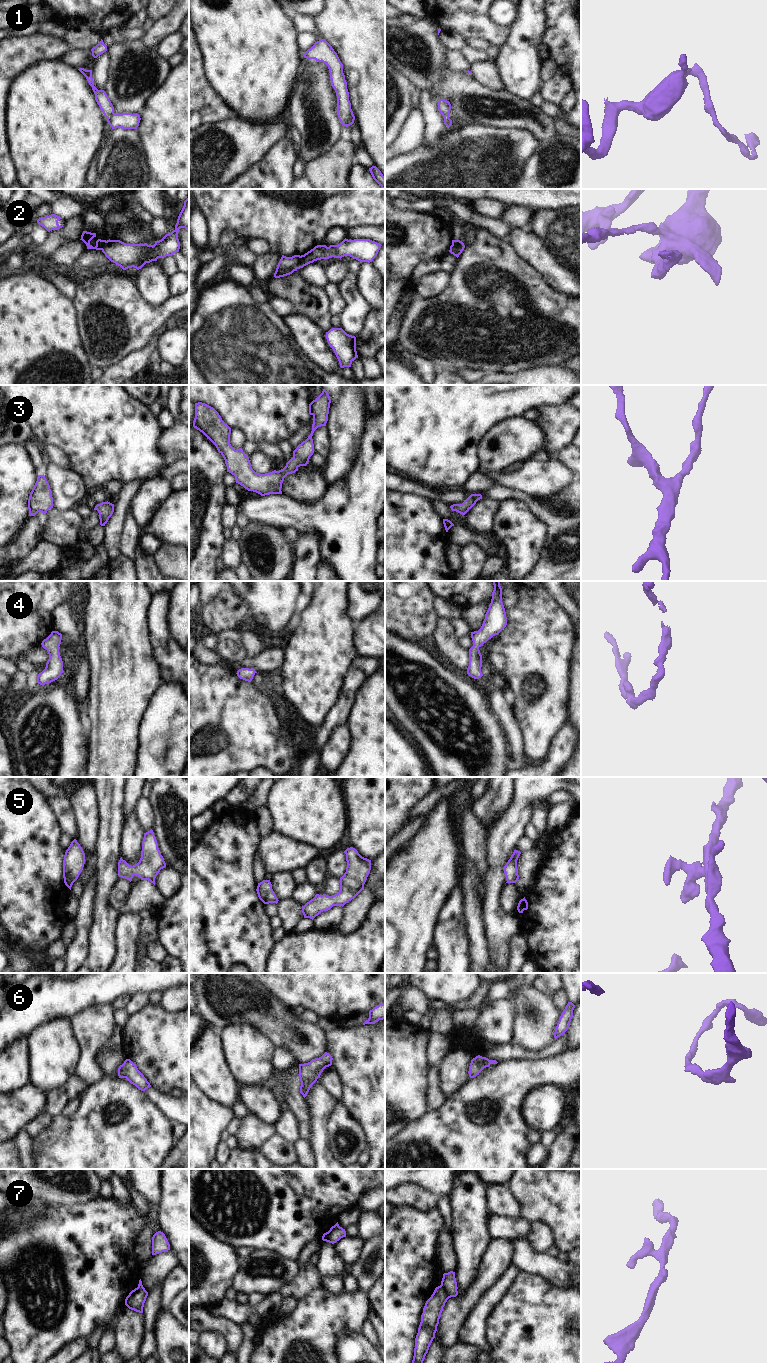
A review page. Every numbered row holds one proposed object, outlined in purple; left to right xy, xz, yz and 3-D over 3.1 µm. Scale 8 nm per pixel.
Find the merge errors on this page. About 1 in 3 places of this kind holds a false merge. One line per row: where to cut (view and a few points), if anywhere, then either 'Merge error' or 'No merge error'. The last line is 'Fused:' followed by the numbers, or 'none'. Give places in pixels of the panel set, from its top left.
1: Split along xy (113, 112), (107, 119). Merge error
2: Split along xz (300, 256), (298, 268). Merge error
3: No split. No merge error
4: No split. No merge error
5: No split. No merge error
6: No split. No merge error
7: Split along yz (440, 1285), (449, 1297). Merge error
Fused: 1, 2, 7.

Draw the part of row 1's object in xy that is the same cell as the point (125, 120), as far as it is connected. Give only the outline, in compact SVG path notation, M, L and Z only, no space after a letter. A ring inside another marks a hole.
M113 113L108 119L108 124L112 129L122 128L122 129L137 129L140 123L140 115L132 113Z

